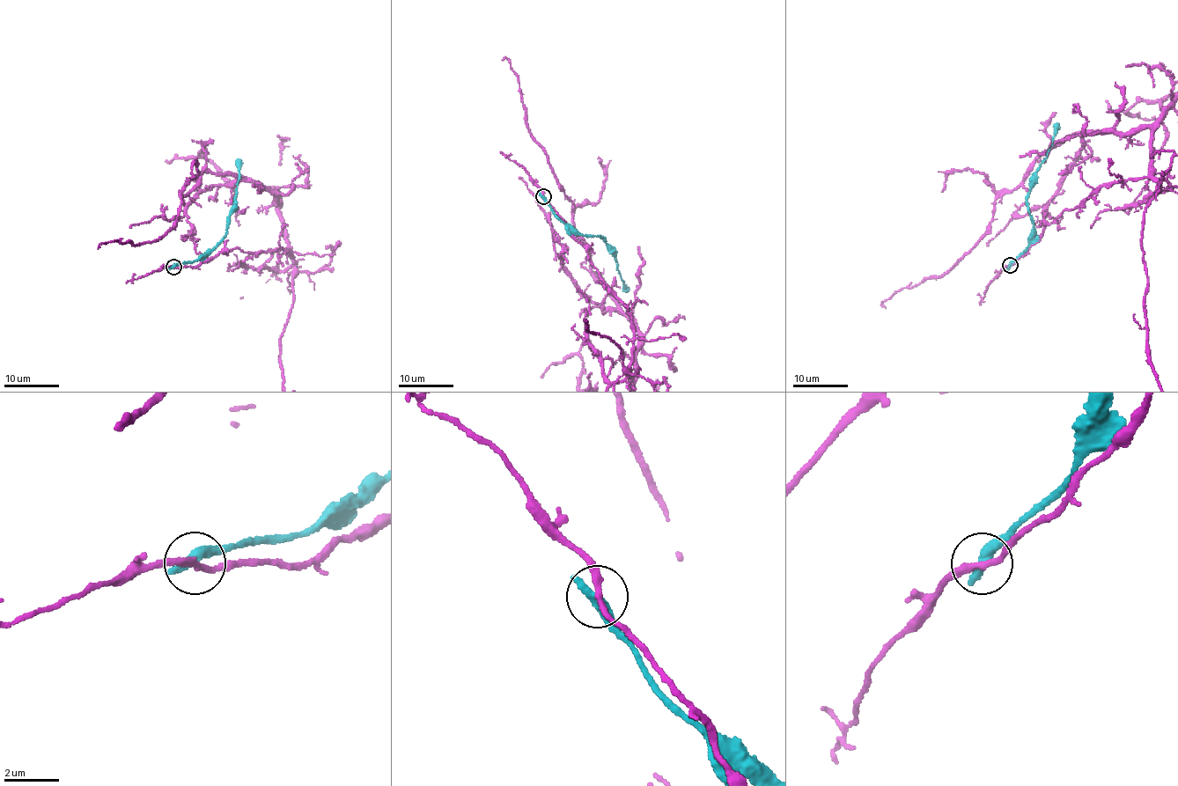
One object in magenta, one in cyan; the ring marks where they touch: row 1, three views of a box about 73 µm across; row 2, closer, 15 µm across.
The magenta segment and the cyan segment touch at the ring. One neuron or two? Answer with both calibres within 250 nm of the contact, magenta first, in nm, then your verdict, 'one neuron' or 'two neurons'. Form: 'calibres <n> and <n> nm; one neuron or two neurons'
calibres 220 and 480 nm; two neurons

